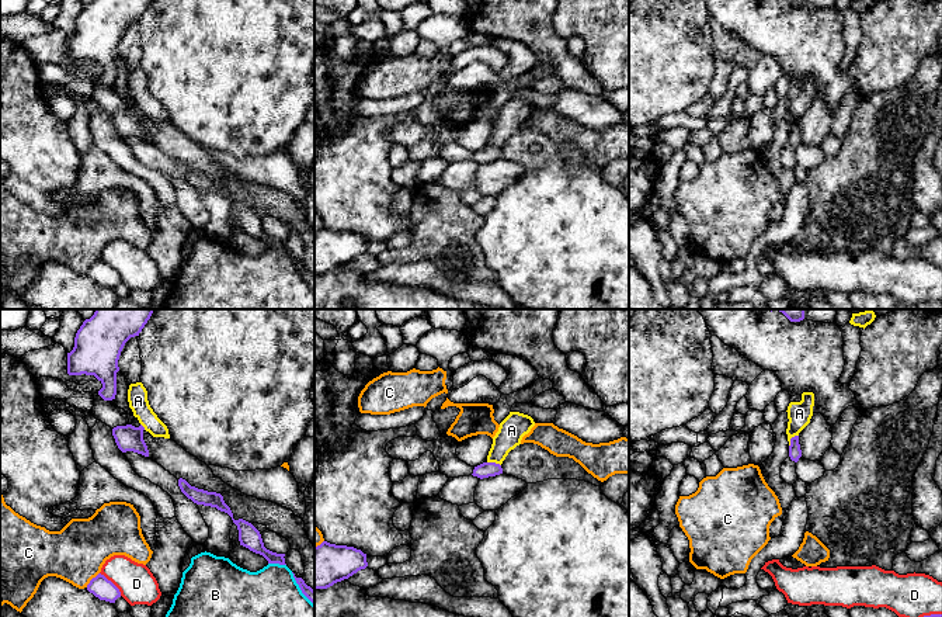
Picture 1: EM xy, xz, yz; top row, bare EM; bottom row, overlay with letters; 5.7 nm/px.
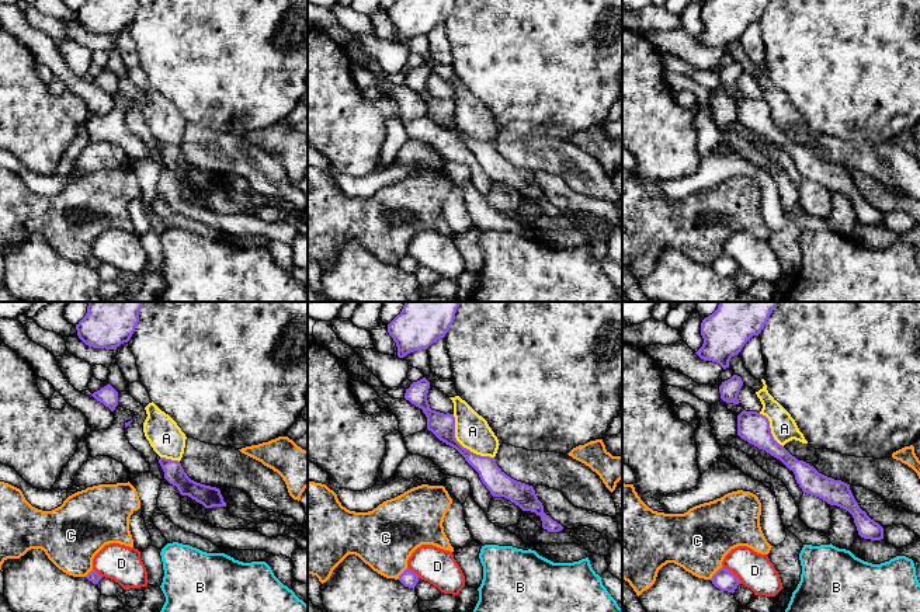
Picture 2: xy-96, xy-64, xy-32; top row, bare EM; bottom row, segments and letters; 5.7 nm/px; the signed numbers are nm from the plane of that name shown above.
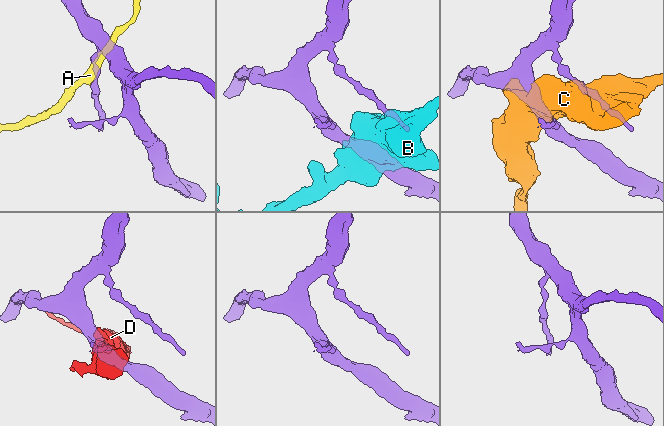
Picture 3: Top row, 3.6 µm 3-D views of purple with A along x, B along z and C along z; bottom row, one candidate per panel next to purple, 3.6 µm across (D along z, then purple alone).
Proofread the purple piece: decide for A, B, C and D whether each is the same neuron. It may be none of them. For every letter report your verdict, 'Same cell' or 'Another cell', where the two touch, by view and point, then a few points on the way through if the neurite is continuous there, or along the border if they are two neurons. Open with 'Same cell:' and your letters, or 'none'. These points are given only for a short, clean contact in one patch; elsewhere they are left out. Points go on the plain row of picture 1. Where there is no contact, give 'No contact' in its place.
Same cell: none
A: Another cell. Touches purple at yz (791, 124). Boundary: yz (798, 120), (791, 124), (789, 131)
B: Another cell. Touches purple at xy (277, 248)
C: Another cell. Touches purple at xy (91, 264)
D: Another cell. Touches purple at xy (113, 269)

